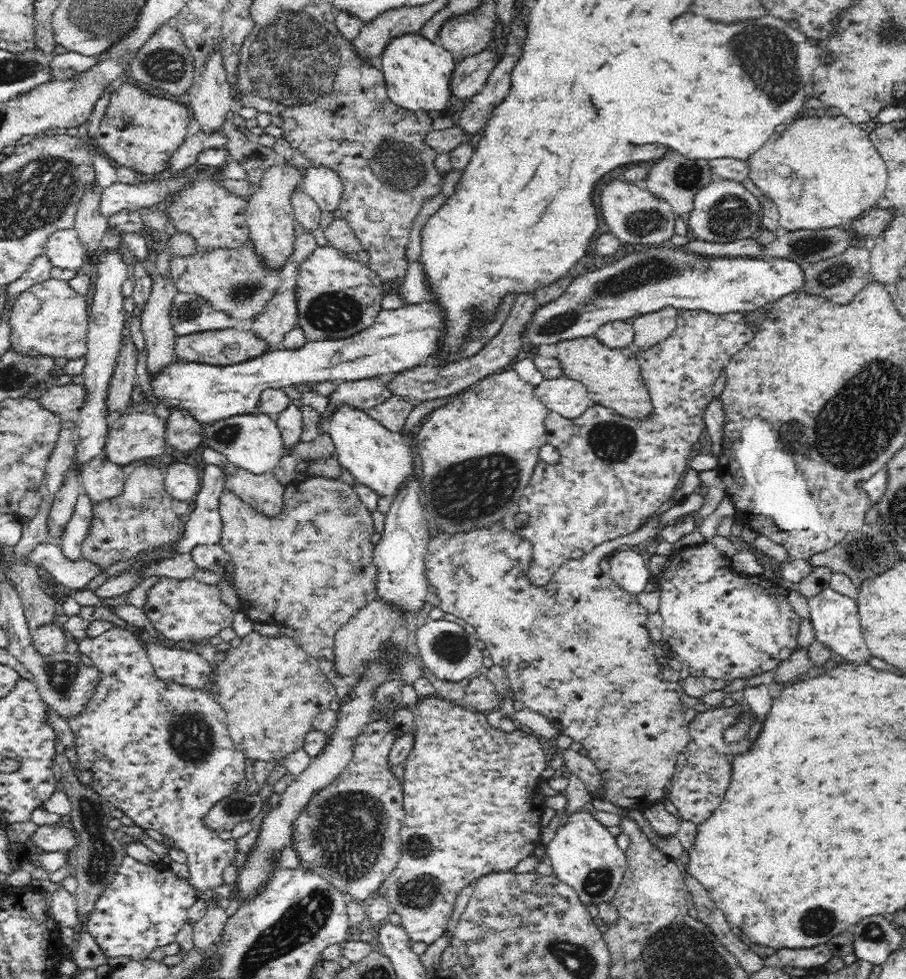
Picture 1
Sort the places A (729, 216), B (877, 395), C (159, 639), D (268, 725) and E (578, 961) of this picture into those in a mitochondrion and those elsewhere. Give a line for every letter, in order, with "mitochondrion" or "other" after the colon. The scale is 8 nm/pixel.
A: mitochondrion
B: mitochondrion
C: other
D: other
E: mitochondrion

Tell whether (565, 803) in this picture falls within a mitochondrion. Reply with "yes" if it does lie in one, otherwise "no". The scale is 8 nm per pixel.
no

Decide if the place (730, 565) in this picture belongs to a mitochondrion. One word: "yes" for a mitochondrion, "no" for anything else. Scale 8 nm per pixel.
no

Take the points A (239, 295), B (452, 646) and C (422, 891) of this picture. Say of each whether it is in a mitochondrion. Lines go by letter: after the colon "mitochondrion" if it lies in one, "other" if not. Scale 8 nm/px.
A: mitochondrion
B: mitochondrion
C: mitochondrion

